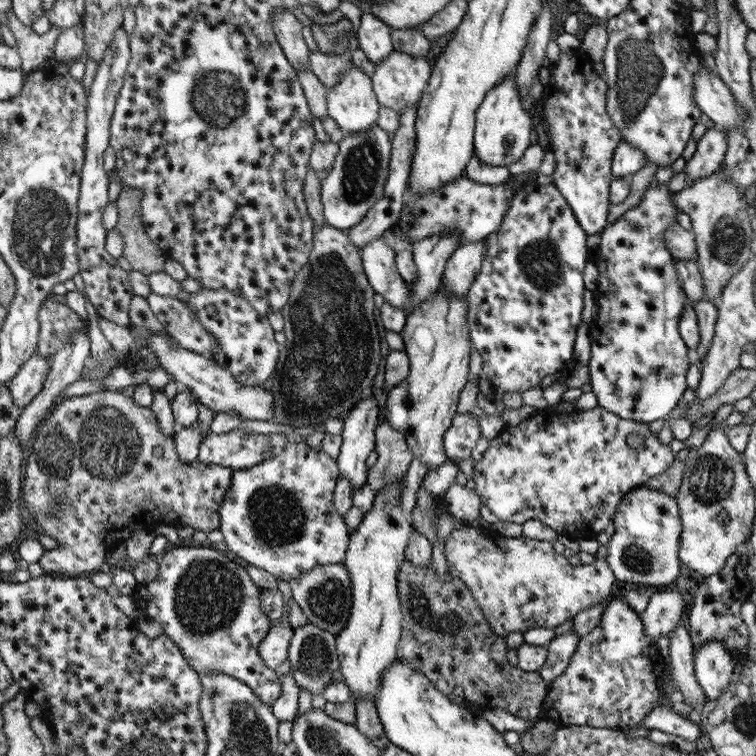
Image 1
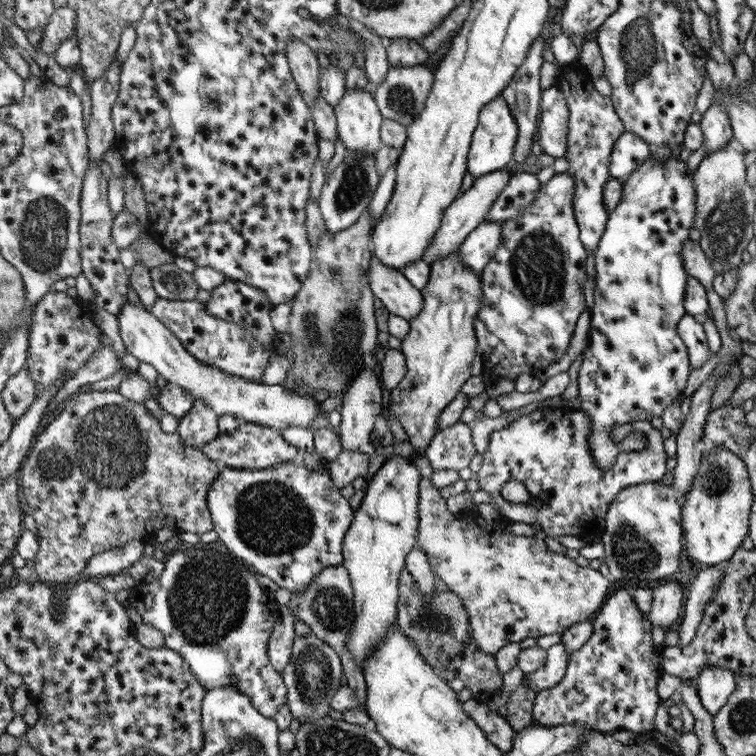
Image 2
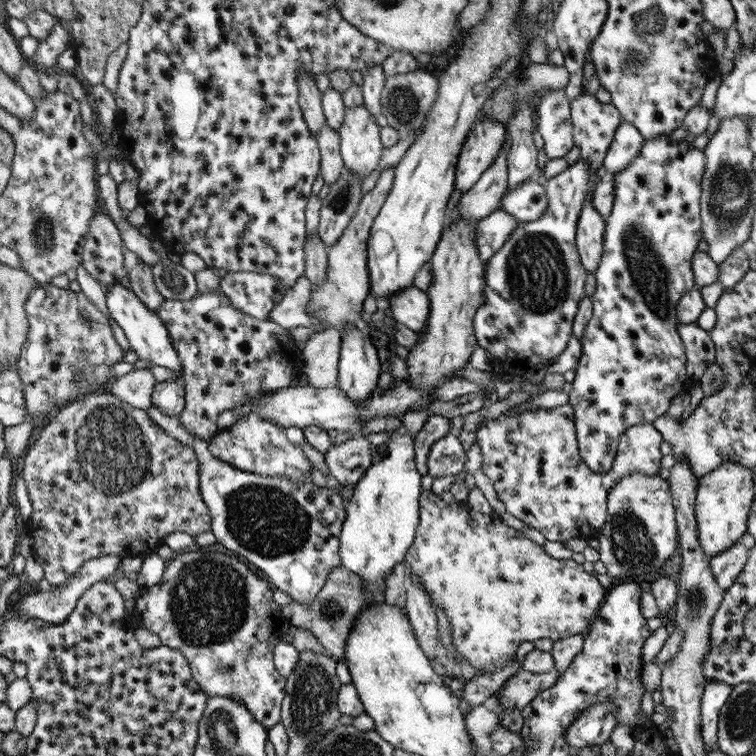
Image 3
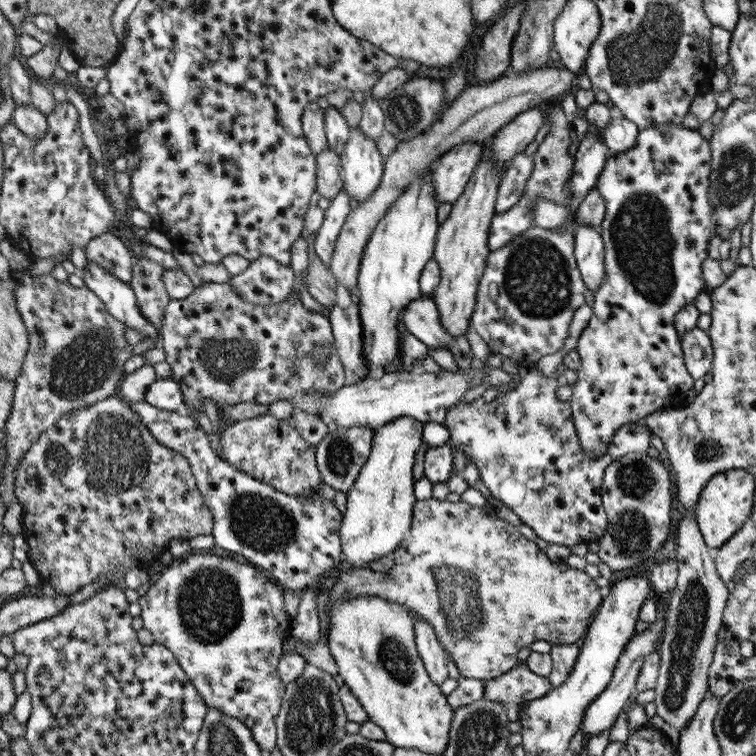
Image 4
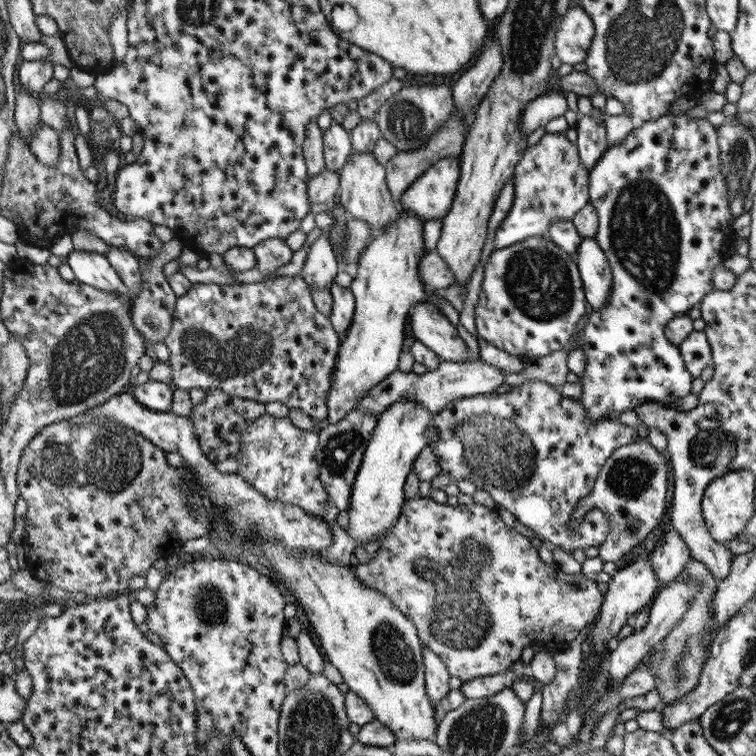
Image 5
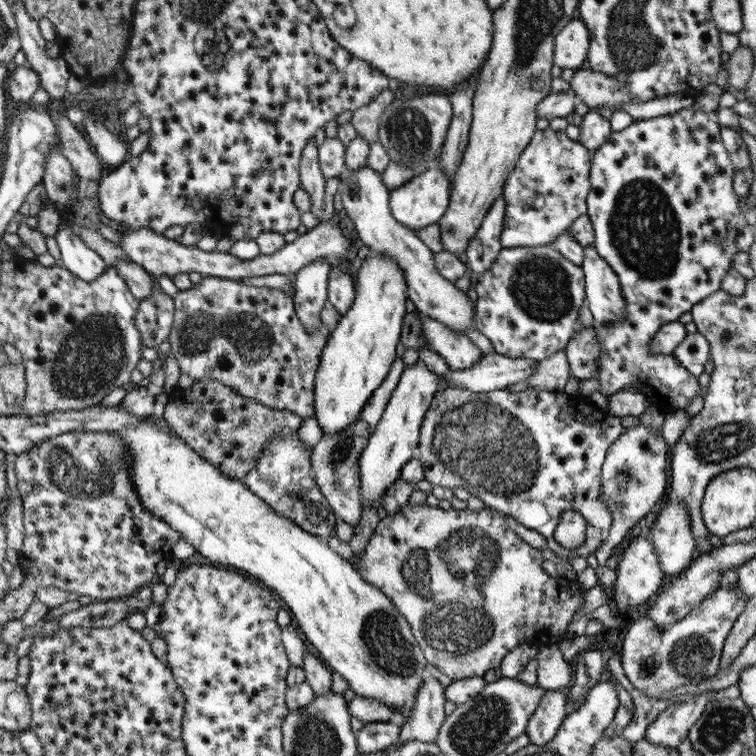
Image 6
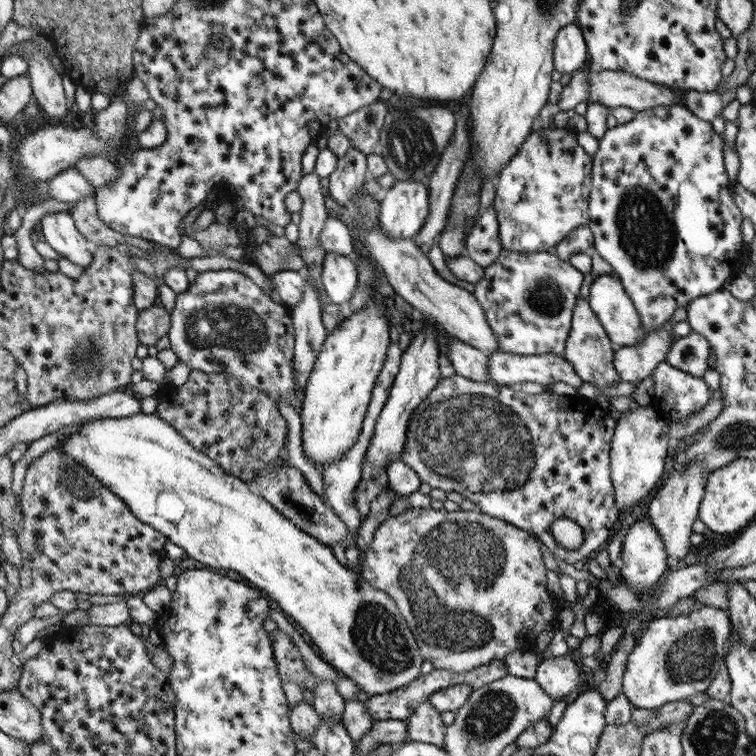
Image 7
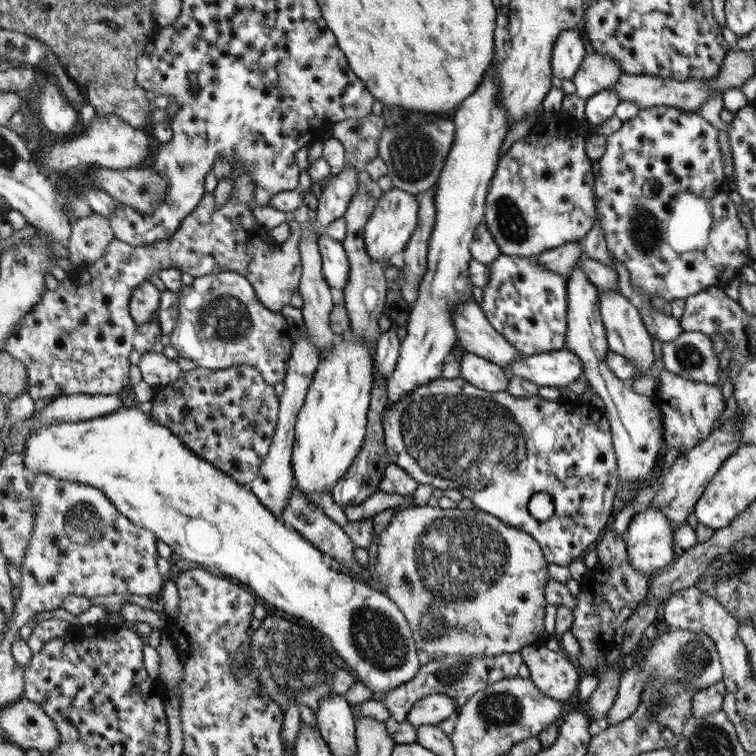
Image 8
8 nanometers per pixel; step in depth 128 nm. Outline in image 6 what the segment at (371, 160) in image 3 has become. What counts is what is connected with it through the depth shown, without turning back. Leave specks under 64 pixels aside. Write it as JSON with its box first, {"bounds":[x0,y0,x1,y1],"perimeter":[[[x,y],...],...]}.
{"bounds":[340,166,476,334],"perimeter":[[[363,166],[359,170],[346,170],[341,179],[340,198],[346,214],[354,223],[360,242],[377,254],[391,256],[399,264],[407,282],[407,296],[421,313],[452,330],[466,334],[467,329],[474,327],[473,314],[476,305],[472,303],[467,292],[458,289],[435,269],[435,253],[420,240],[417,232],[400,224],[393,217],[389,205],[390,190],[382,182],[381,173]]]}

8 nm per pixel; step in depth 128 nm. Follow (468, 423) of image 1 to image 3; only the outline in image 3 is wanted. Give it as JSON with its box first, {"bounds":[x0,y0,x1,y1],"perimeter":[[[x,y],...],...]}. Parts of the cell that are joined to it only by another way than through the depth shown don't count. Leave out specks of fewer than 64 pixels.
{"bounds":[427,431,467,478],"perimeter":[[[452,431],[436,441],[427,458],[428,474],[434,478],[452,476],[465,470],[467,452],[459,440],[459,434]]]}

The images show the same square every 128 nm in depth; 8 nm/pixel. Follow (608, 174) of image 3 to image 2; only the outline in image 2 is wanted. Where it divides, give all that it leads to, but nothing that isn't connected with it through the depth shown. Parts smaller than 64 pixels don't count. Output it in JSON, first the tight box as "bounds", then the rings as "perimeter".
{"bounds":[609,130,651,179],"perimeter":[[[625,130],[614,143],[609,160],[609,176],[620,179],[634,172],[651,155],[648,145],[636,133]]]}

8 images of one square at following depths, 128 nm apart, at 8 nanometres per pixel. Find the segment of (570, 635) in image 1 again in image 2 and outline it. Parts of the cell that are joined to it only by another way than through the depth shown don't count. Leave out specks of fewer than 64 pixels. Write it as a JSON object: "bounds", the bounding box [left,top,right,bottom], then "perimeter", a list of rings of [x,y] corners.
{"bounds":[523,642,569,692],"perimeter":[[[562,642],[554,644],[547,653],[547,661],[542,668],[531,673],[524,673],[523,680],[535,692],[556,686],[565,675],[569,654]]]}

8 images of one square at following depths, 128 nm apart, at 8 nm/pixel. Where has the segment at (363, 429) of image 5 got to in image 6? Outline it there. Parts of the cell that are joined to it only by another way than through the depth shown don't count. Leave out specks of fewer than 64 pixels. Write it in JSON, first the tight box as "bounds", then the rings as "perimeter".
{"bounds":[311,357,406,527],"perimeter":[[[397,357],[391,366],[392,368],[388,372],[388,376],[380,384],[380,387],[374,390],[372,397],[362,409],[362,413],[358,415],[358,419],[350,427],[346,427],[345,430],[340,431],[340,433],[323,435],[320,442],[314,446],[311,456],[312,472],[314,473],[316,485],[320,488],[322,494],[325,494],[326,501],[338,520],[344,520],[344,522],[347,522],[352,527],[355,527],[359,523],[362,514],[362,505],[360,502],[360,455],[368,442],[368,438],[376,430],[376,426],[379,424],[382,414],[387,408],[391,395],[400,381],[402,372],[406,368],[400,357]]]}

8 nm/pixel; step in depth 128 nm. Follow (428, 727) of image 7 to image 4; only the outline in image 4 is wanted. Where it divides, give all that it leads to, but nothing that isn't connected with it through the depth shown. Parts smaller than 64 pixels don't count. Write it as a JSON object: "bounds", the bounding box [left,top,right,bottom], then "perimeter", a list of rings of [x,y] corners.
{"bounds":[413,614,449,687],"perimeter":[[[413,614],[413,620],[417,651],[432,682],[440,687],[449,677],[447,652],[438,642],[436,633],[429,622],[422,620],[417,614]]]}

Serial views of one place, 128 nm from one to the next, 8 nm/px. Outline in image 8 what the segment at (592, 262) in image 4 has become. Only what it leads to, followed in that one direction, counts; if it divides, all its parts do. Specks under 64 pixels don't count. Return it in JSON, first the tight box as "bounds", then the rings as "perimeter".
{"bounds":[599,290,654,378],"perimeter":[[[602,290],[599,295],[599,309],[607,336],[610,351],[626,356],[630,363],[636,365],[638,378],[646,377],[654,363],[651,334],[646,330],[639,310],[621,295],[620,291]]]}

